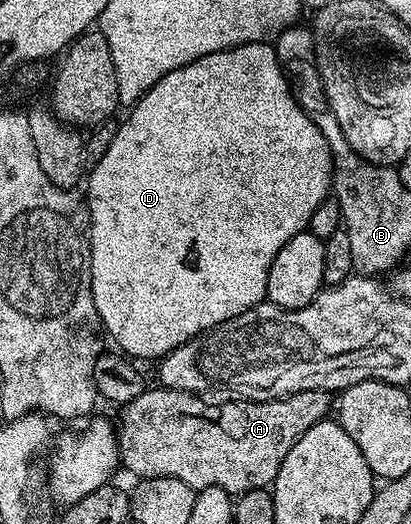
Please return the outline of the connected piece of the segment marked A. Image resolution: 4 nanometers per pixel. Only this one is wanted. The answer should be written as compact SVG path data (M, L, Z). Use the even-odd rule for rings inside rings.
M160 385L150 386L142 395L135 397L135 401L124 404L120 408L121 420L116 420L115 423L117 428L117 454L119 456L119 463L124 470L126 467L131 474L137 475L136 477L140 477L141 479L175 477L179 481L183 481L183 485L191 485L196 492L208 487L222 487L228 495L236 497L247 493L251 489L268 488L272 484L274 477L279 473L279 465L283 465L283 457L287 457L291 445L295 445L295 441L299 437L303 437L303 433L307 433L307 429L311 429L311 425L321 422L322 419L330 414L329 399L331 399L331 395L328 391L300 391L282 399L259 401L258 403L236 397L225 401L229 403L204 403L206 400L202 396L193 395L189 391L170 391L169 388Z

